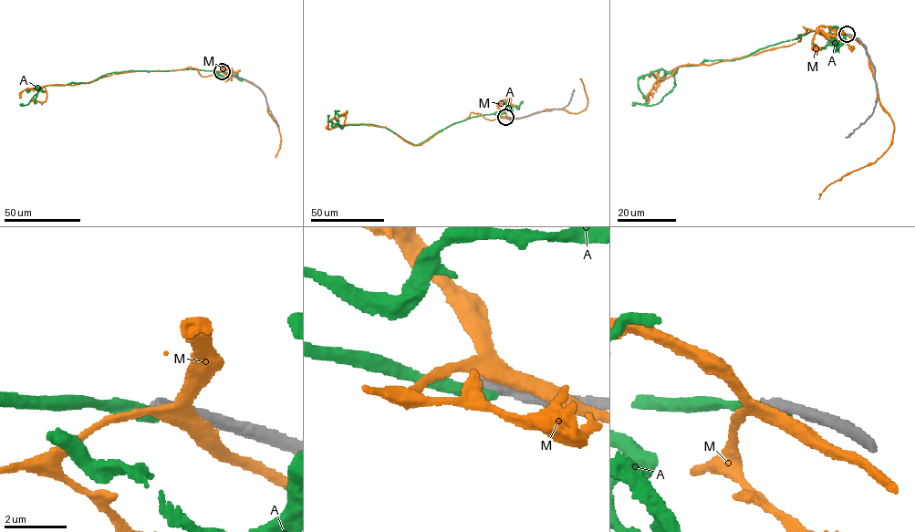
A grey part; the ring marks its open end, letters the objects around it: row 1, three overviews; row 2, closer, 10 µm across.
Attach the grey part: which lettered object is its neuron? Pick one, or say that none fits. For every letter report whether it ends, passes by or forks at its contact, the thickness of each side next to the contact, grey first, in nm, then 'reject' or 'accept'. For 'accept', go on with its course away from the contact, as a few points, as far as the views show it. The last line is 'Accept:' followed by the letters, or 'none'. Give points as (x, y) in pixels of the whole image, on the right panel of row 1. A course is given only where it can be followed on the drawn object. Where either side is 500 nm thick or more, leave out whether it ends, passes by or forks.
A: it ends there; 420 nm thick on the grey side, 420 nm on the other; reject
M: it forks there; 480 nm thick on the grey side, 400 nm on the other; reject
Accept: none

